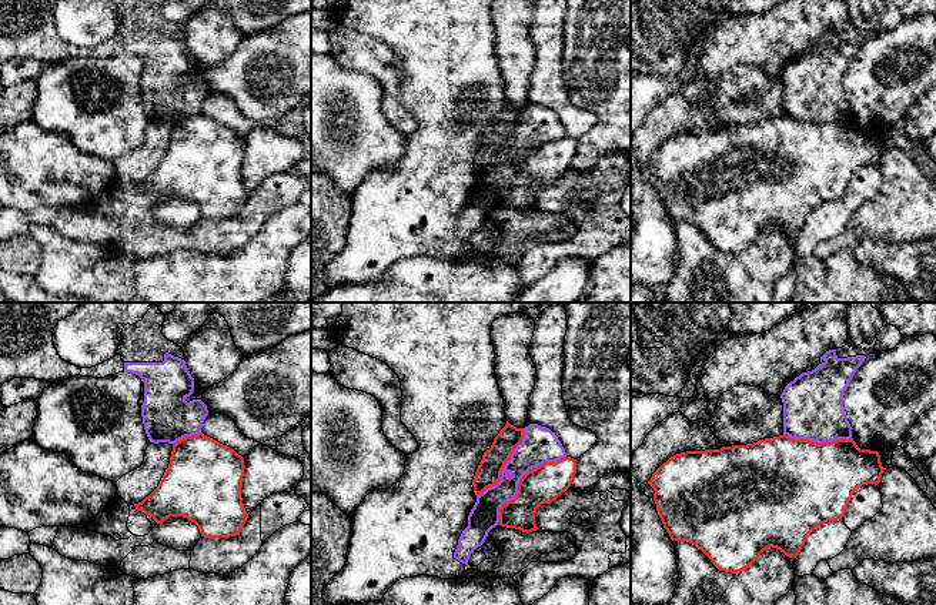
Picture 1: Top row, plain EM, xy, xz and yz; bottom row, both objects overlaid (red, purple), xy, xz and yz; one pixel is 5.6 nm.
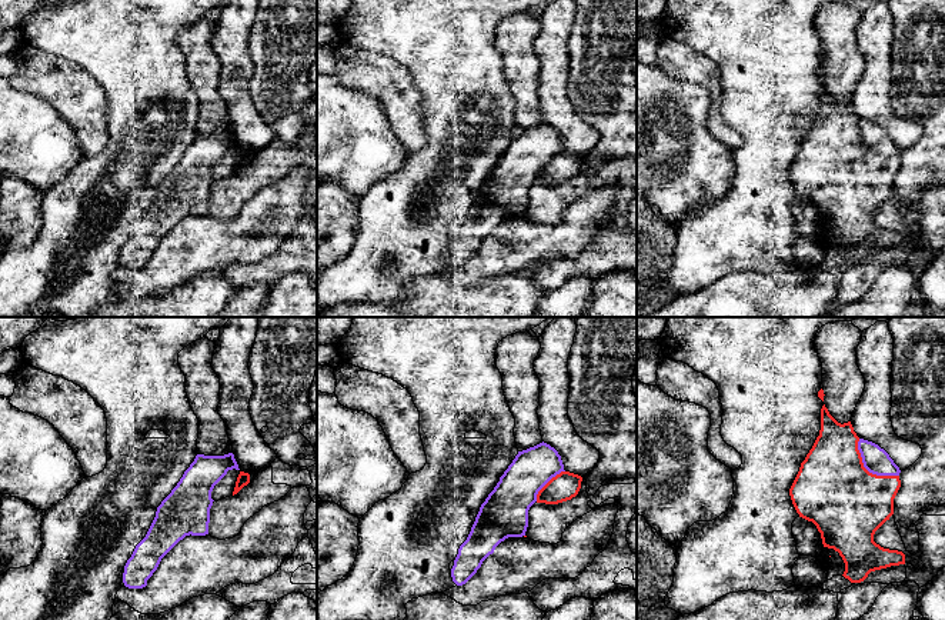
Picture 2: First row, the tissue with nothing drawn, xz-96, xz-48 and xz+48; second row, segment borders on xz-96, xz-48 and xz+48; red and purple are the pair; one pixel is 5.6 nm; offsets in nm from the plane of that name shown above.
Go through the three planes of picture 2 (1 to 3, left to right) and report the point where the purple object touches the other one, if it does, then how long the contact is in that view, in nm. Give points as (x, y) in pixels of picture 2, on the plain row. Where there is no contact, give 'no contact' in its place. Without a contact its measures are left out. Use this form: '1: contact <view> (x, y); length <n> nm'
1: no contact
2: contact xz-48 (547, 163); length 240 nm
3: contact xz+48 (867, 150); length 320 nm

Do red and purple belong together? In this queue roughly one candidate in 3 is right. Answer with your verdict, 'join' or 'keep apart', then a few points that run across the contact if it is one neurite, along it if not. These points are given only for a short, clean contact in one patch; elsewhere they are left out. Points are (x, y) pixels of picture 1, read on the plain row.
keep apart

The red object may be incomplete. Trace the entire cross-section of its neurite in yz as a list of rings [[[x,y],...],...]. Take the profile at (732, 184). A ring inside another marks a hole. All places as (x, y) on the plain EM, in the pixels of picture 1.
[[[779,116],[746,126],[676,134],[652,154],[648,164],[655,171],[656,191],[671,220],[695,225],[719,251],[738,254],[769,227],[796,238],[809,214],[828,201],[842,200],[852,174],[862,166],[878,166],[885,150],[879,133],[860,130],[853,118],[818,124]]]

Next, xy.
[[[198,113],[173,124],[168,148],[137,191],[157,204],[170,197],[194,203],[204,218],[240,215],[248,194],[241,178],[244,138]]]

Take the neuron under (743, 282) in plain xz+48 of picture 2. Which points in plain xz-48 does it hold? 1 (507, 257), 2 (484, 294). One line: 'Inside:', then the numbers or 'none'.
Inside: 2

